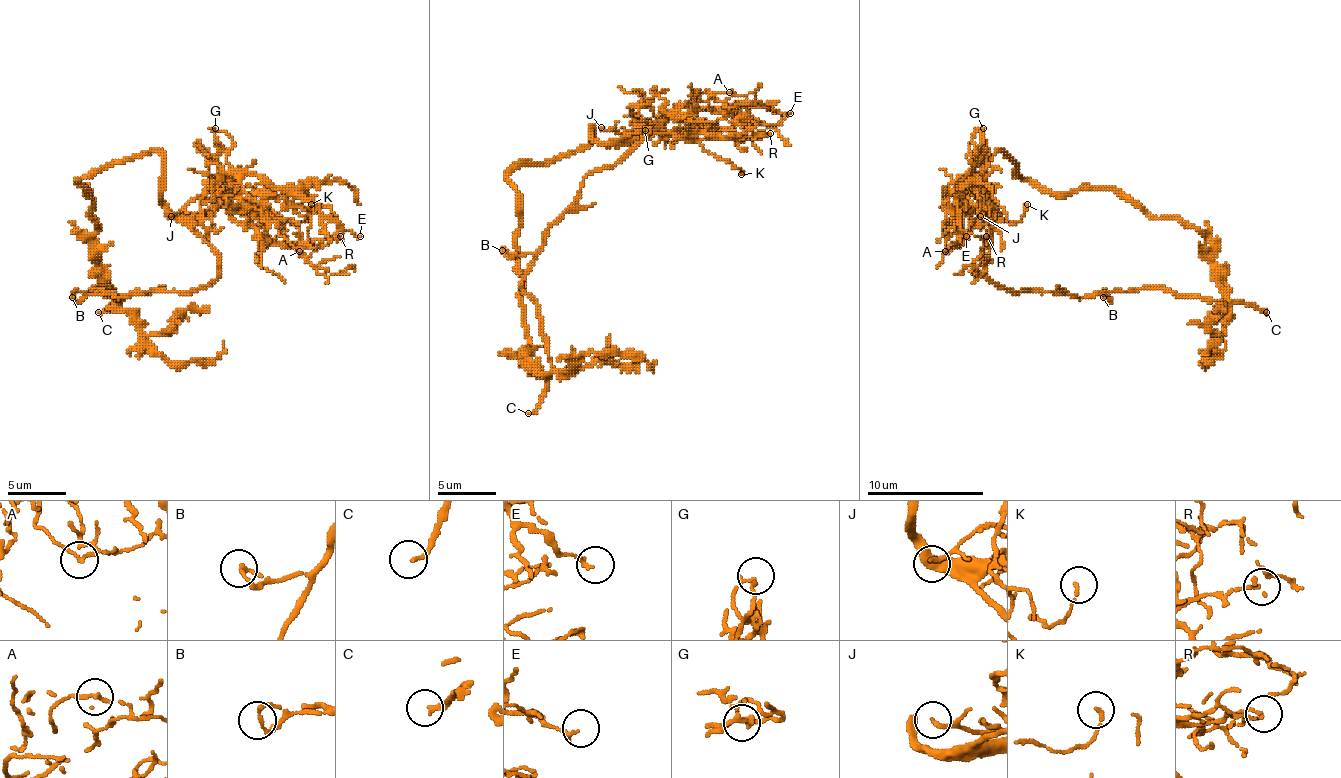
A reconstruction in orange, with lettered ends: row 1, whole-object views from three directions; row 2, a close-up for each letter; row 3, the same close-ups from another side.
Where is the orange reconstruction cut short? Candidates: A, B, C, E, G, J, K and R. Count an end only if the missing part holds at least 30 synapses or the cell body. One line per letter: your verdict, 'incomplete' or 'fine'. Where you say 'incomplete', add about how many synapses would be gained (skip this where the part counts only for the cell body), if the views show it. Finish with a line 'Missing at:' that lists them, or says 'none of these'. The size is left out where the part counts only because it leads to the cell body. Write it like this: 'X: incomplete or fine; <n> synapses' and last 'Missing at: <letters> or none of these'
A: fine
B: fine
C: incomplete
E: fine
G: fine
J: fine
K: fine
R: fine
Missing at: C

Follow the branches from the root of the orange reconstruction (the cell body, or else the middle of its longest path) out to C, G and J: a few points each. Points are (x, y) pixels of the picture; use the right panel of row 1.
C: (1036, 292), (1068, 292), (1088, 297), (1135, 289), (1167, 289), (1208, 300), (1243, 300), (1255, 303), (1266, 312)
G: (1036, 292), (1001, 289), (983, 268), (986, 198), (978, 184), (975, 143), (972, 140), (983, 128)
J: (1036, 292), (1001, 289), (986, 274), (983, 268), (986, 198), (980, 216)

